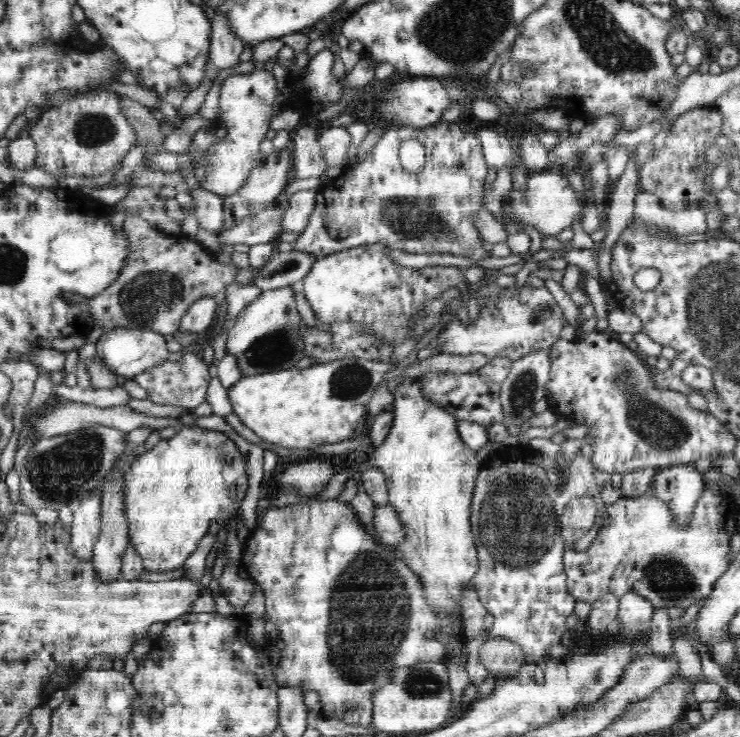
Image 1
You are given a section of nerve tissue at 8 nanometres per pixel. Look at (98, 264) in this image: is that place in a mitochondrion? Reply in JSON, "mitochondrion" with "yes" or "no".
{"mitochondrion":"no"}

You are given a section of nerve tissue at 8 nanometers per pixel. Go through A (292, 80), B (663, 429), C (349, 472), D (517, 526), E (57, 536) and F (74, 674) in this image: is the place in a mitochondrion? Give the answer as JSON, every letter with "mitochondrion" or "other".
{"A":"other","B":"mitochondrion","C":"other","D":"mitochondrion","E":"other","F":"other"}

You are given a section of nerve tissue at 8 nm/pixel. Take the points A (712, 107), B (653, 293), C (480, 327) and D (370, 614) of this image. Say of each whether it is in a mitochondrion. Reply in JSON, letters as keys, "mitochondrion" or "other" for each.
{"A":"other","B":"other","C":"other","D":"mitochondrion"}

